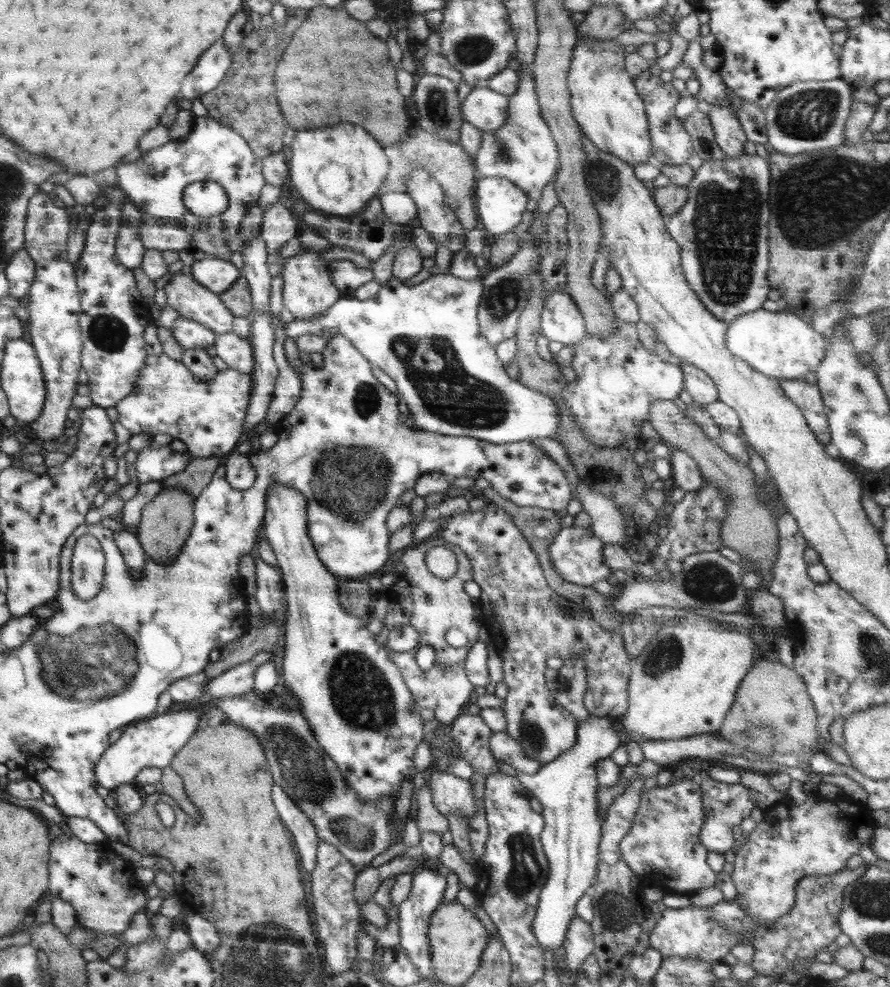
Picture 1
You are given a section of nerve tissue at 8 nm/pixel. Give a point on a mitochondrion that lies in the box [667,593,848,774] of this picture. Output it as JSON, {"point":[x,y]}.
{"point":[765,724]}

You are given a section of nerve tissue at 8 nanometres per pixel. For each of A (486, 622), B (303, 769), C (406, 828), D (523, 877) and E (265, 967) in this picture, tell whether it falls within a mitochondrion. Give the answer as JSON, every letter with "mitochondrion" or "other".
{"A":"other","B":"mitochondrion","C":"other","D":"mitochondrion","E":"mitochondrion"}

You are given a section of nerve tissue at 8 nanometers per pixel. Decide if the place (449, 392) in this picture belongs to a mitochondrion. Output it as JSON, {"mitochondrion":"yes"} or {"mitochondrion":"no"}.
{"mitochondrion":"yes"}

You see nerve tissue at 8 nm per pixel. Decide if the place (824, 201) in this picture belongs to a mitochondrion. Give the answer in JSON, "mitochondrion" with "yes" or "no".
{"mitochondrion":"yes"}

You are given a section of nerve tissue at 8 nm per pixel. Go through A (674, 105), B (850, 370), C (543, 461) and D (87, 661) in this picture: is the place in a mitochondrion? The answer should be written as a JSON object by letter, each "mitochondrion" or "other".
{"A":"other","B":"other","C":"other","D":"mitochondrion"}

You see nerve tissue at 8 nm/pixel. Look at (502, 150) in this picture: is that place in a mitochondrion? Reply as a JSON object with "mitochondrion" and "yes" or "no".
{"mitochondrion":"yes"}

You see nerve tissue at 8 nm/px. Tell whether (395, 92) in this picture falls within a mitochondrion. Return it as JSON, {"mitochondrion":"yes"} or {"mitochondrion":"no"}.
{"mitochondrion":"no"}

